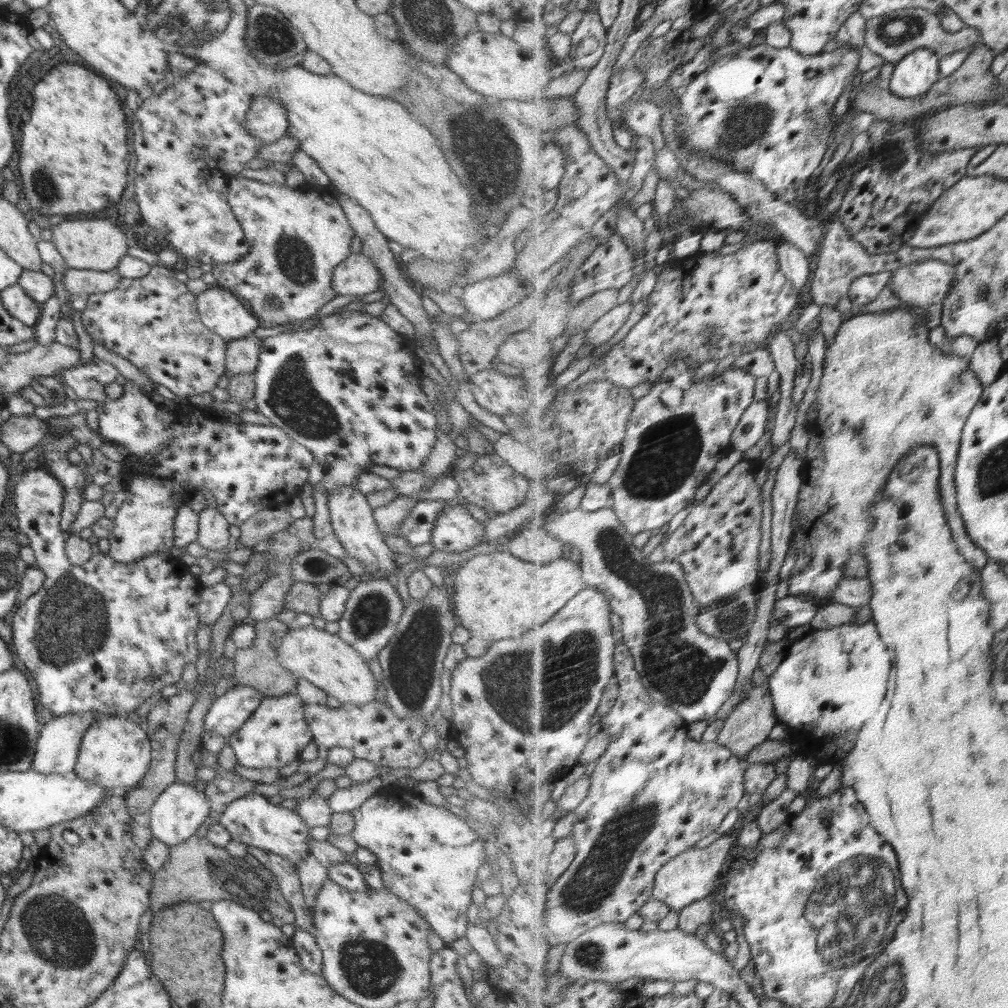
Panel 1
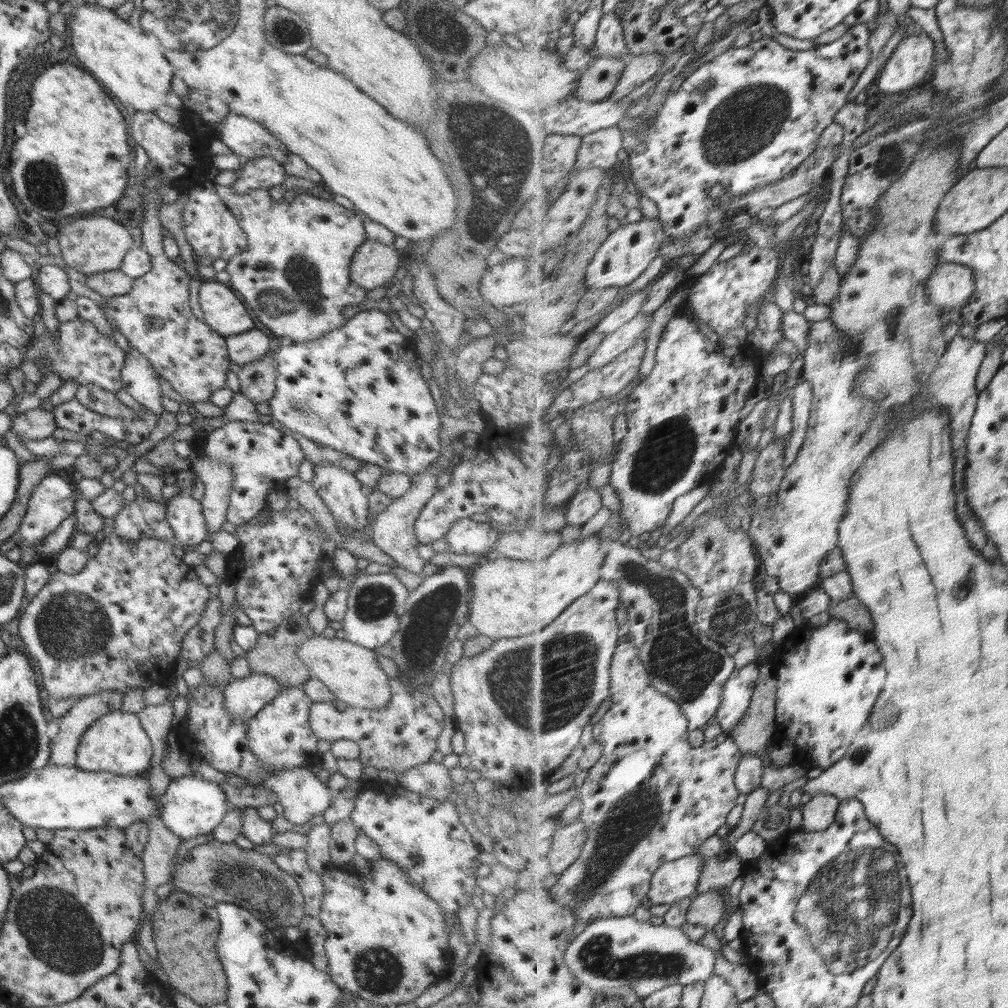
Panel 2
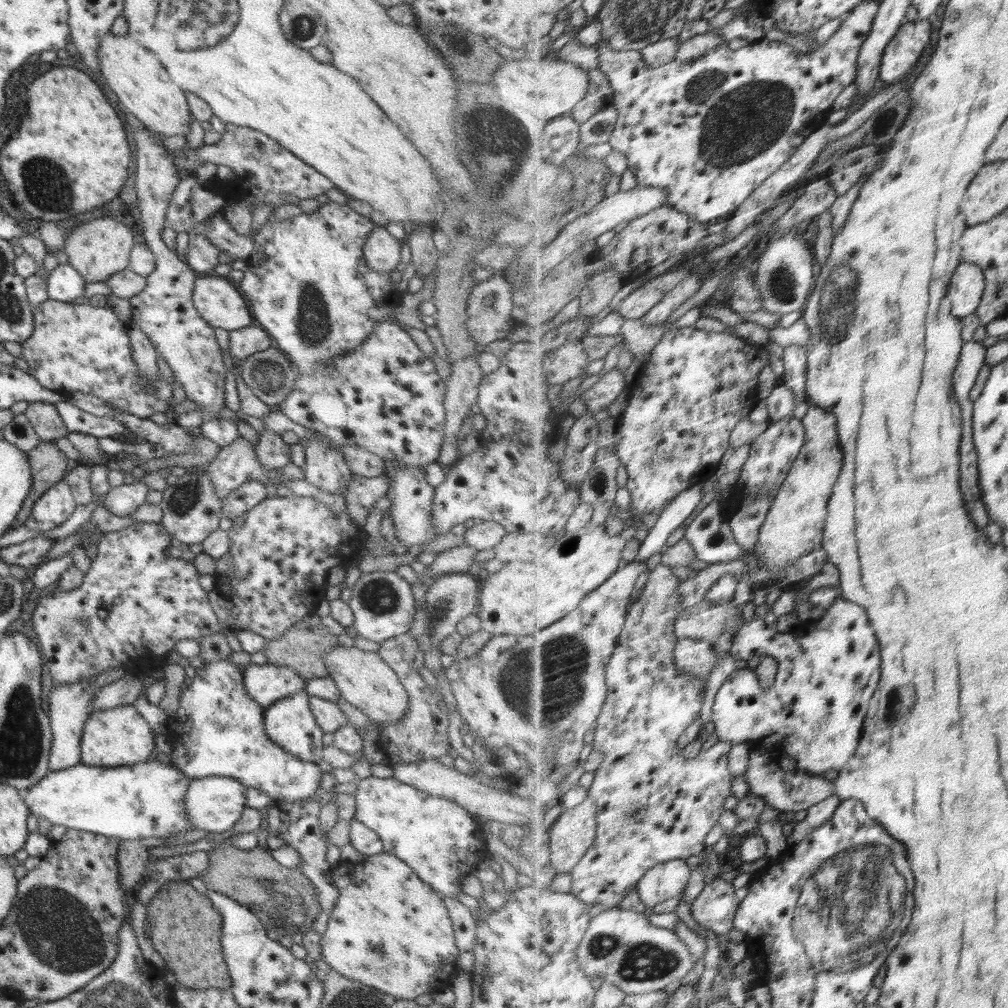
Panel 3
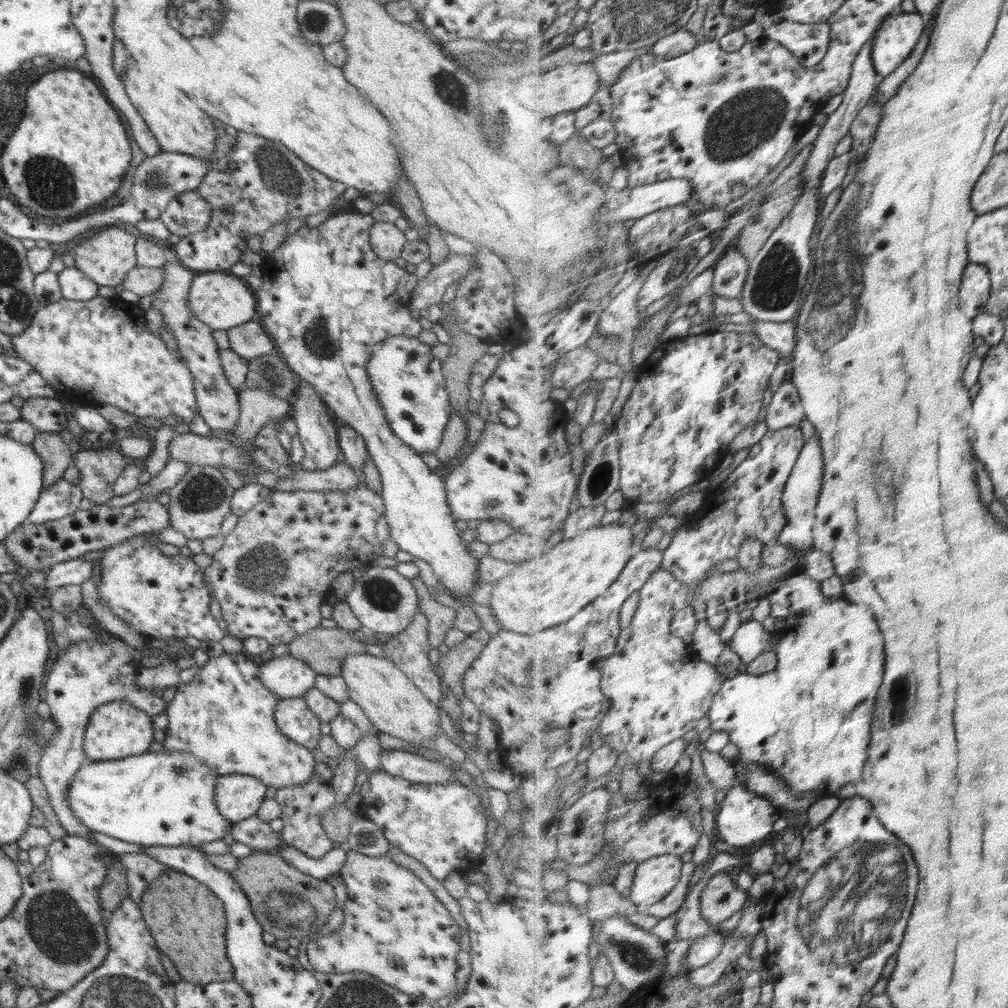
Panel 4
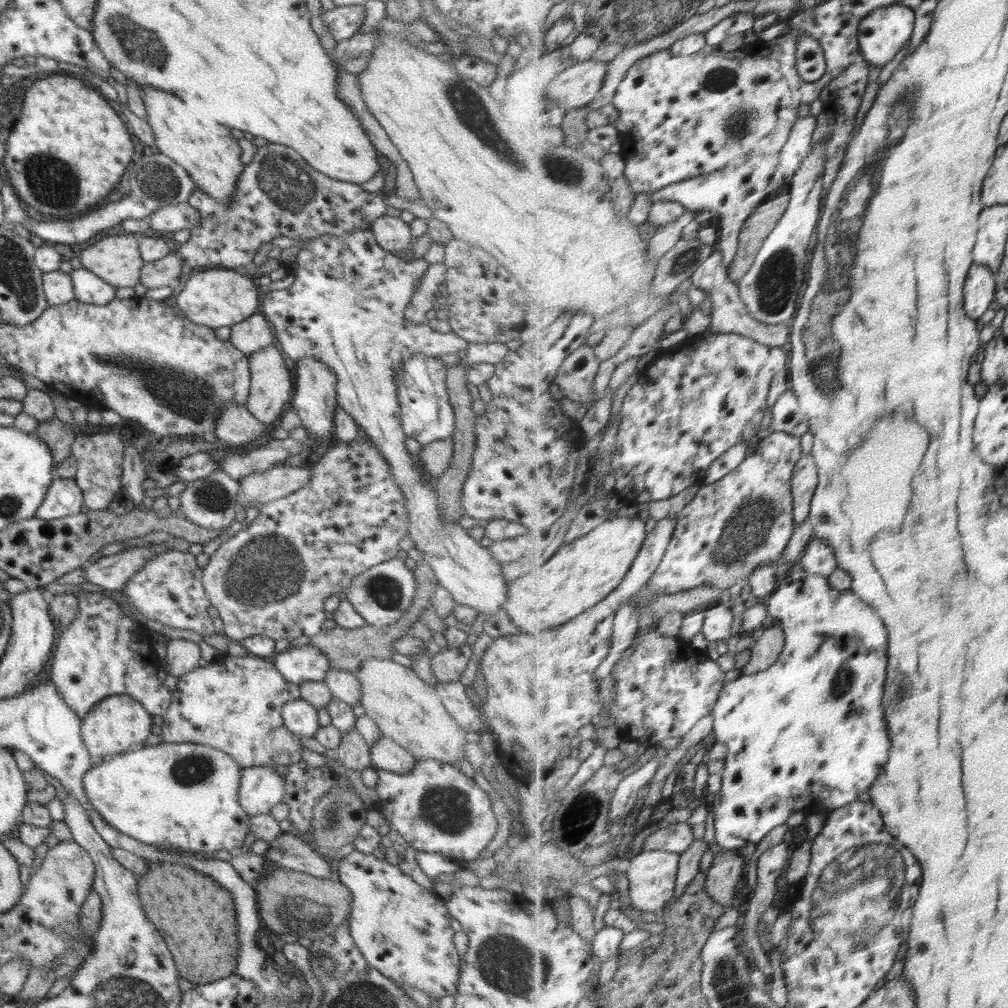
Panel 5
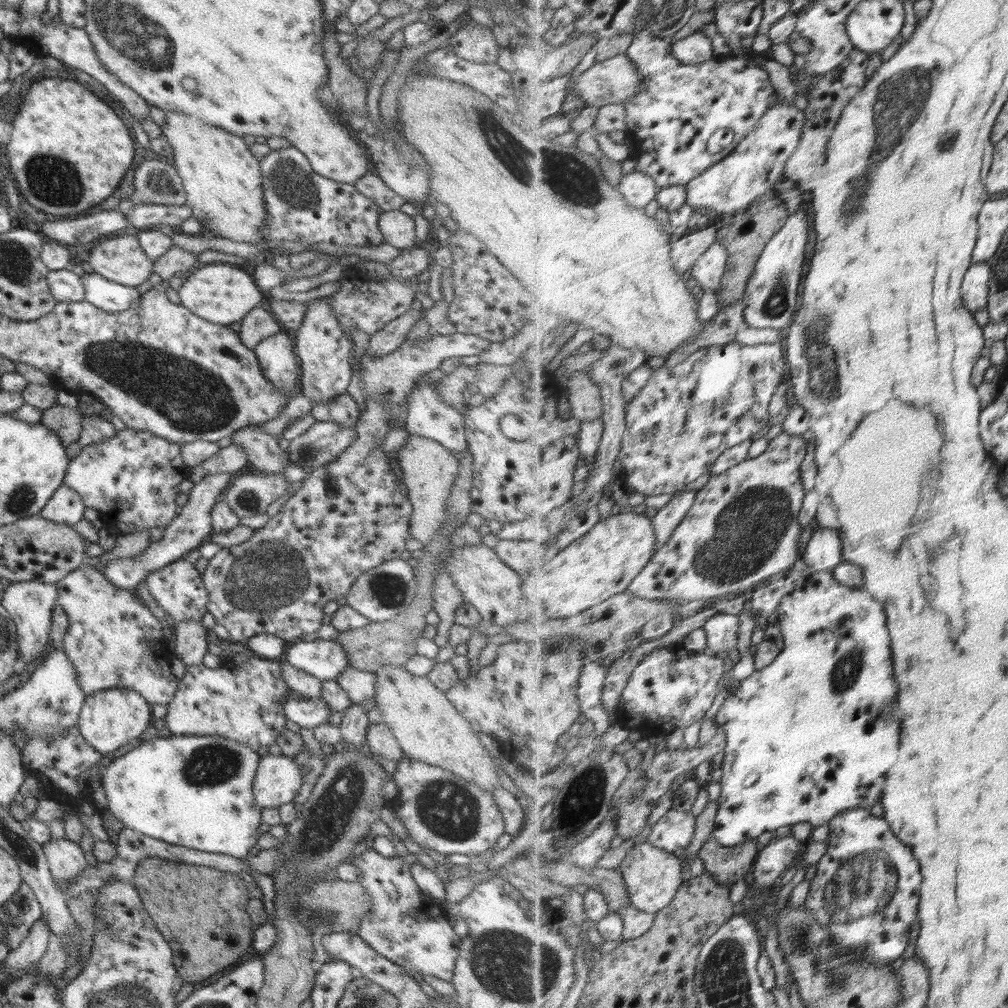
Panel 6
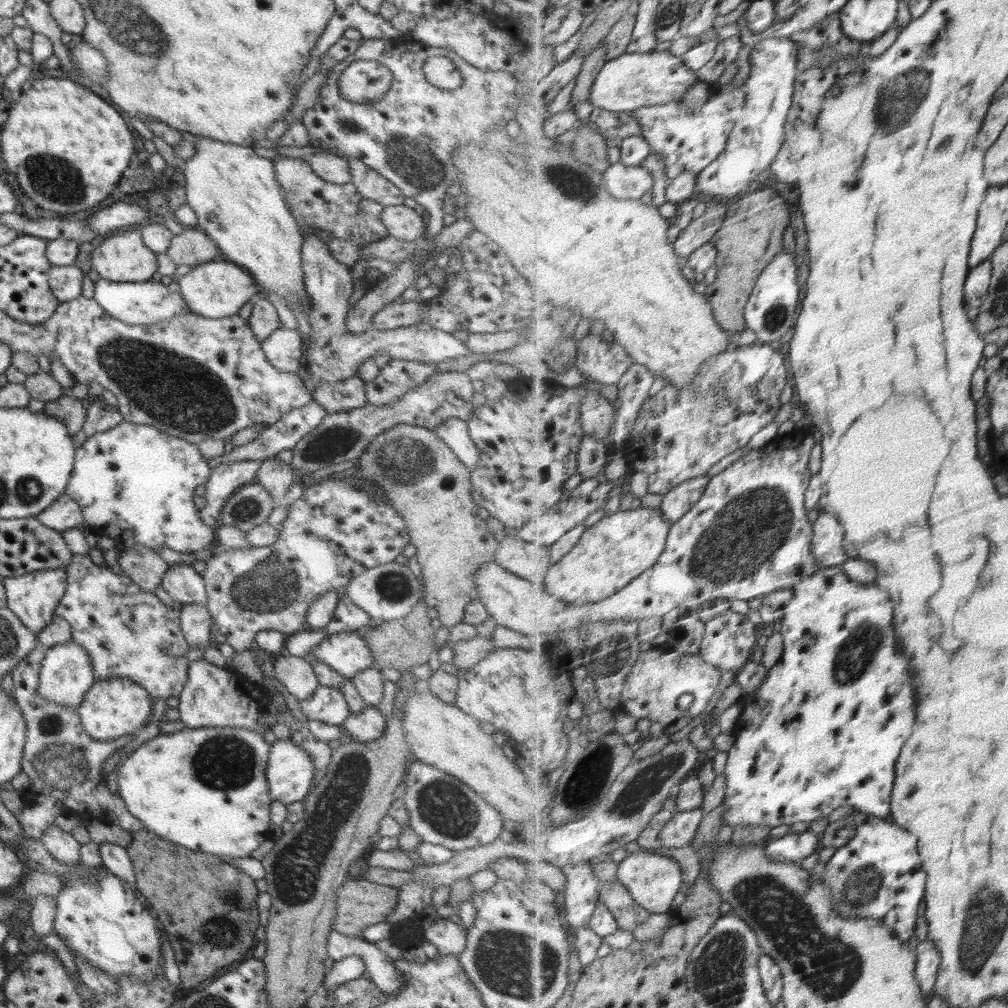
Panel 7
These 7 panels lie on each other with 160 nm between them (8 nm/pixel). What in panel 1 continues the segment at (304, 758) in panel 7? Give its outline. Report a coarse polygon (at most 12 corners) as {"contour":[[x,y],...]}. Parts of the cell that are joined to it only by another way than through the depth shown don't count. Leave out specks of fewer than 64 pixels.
{"contour":[[180,781],[158,795],[150,832],[185,843],[210,814],[204,792]]}

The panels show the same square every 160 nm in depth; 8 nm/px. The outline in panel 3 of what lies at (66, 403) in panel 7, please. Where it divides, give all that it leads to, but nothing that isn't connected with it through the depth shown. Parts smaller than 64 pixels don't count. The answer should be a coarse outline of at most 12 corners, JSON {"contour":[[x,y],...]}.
{"contour":[[53,442],[27,452],[33,476],[9,530],[24,525],[34,503],[67,473],[67,457]]}

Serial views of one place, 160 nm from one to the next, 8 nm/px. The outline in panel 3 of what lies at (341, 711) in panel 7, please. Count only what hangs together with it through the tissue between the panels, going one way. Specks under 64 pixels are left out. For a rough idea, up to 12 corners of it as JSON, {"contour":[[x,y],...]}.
{"contour":[[309,693],[264,709],[266,734],[300,760],[322,762]]}

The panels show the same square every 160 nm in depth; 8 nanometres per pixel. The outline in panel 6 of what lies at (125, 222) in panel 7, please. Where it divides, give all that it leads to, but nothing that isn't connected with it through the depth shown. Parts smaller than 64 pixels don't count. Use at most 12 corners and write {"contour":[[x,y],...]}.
{"contour":[[139,204],[123,209],[139,230],[158,224],[179,229],[187,205]]}

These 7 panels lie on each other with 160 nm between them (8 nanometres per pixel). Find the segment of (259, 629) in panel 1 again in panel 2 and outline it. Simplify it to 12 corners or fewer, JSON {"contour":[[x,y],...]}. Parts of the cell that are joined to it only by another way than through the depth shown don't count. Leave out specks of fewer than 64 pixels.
{"contour":[[298,612],[259,635],[246,655],[251,673],[282,688],[312,677],[297,655],[316,636]]}

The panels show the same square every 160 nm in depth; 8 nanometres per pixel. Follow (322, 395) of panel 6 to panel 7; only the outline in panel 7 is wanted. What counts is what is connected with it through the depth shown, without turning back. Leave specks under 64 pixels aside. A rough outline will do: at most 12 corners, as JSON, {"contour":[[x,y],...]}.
{"contour":[[318,228],[301,250],[313,334],[310,379],[358,375],[380,354],[436,364],[476,358],[452,333],[418,324],[350,334],[351,268]]}

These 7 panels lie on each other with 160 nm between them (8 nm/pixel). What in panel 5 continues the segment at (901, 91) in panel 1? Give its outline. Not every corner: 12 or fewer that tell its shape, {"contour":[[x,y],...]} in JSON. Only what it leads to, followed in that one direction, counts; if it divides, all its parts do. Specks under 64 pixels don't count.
{"contour":[[880,7],[861,24],[863,57],[888,64],[913,39],[916,10]]}

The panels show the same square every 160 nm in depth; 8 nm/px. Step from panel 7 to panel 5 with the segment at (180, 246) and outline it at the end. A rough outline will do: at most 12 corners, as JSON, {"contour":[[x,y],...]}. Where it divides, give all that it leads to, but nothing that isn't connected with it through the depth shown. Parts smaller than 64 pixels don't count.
{"contour":[[178,252],[145,262],[139,283],[148,289],[168,286],[181,276]]}

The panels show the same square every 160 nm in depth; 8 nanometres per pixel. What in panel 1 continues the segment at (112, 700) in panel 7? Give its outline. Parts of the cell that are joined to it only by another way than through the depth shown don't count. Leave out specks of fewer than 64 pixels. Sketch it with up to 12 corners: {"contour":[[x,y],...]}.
{"contour":[[128,716],[86,729],[74,774],[107,792],[138,788],[151,742]]}

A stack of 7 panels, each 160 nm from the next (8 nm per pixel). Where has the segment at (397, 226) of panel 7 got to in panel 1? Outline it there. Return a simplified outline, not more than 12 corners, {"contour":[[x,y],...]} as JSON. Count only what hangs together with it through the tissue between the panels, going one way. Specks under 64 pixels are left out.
{"contour":[[362,252],[333,270],[335,296],[364,296],[381,286]]}

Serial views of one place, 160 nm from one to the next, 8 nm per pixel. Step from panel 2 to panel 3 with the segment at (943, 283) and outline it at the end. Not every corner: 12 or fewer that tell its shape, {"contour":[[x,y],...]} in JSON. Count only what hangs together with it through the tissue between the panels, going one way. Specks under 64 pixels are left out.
{"contour":[[963,262],[949,290],[955,315],[976,314],[985,298],[985,270]]}

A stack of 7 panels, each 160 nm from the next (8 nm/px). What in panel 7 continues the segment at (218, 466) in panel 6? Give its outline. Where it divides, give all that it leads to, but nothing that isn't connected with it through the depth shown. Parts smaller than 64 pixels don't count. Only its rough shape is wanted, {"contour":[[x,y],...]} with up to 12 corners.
{"contour":[[305,407],[267,424],[224,461],[262,461],[292,450],[322,424],[324,407]]}

